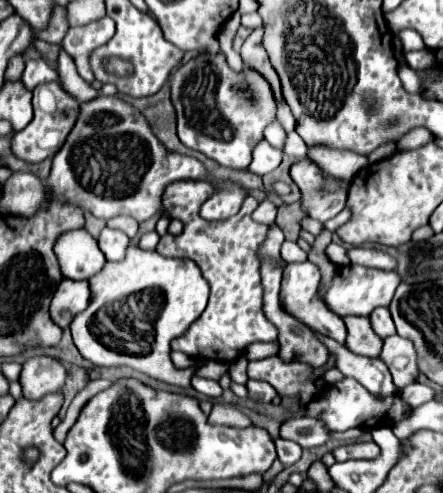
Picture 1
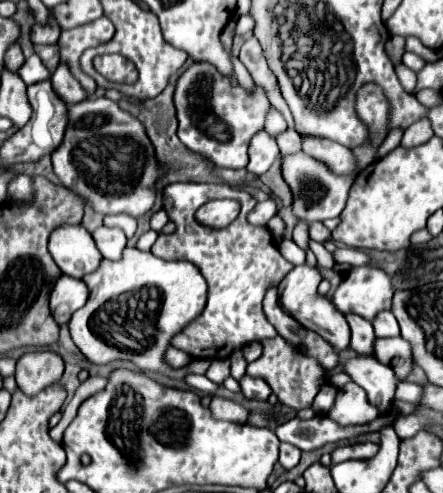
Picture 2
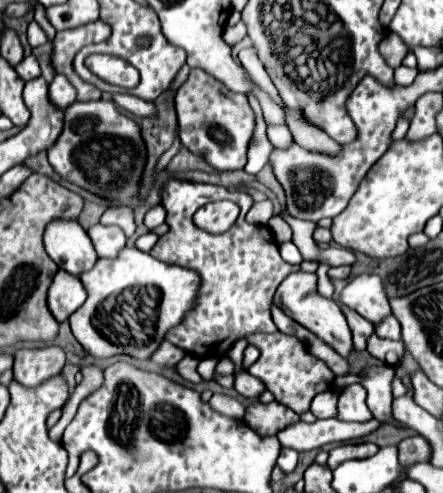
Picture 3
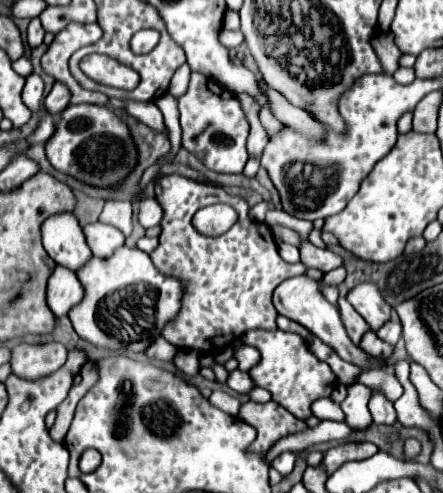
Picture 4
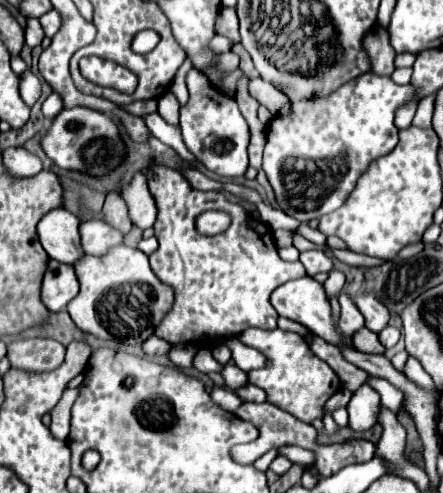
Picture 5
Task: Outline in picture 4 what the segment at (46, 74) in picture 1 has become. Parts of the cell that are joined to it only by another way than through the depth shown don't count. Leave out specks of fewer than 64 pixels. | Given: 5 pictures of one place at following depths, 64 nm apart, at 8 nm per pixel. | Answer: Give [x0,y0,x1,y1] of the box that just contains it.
[12,56,34,78]

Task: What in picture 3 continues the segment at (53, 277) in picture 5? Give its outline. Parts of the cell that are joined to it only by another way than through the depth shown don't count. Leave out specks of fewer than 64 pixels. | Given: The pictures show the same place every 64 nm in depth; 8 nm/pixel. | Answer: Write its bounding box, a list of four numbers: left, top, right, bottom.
[48,270,86,322]

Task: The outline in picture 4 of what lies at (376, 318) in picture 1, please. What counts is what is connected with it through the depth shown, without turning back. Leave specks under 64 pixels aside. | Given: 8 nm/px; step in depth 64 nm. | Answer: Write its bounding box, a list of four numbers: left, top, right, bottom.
[376,320,402,344]

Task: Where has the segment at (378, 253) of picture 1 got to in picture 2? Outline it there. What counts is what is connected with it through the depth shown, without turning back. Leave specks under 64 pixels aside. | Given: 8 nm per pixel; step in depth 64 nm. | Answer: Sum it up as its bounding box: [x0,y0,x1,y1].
[334,246,370,266]

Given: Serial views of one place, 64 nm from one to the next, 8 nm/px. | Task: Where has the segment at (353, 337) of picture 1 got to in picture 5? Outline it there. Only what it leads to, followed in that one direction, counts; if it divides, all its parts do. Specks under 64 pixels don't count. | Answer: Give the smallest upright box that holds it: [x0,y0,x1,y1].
[338,292,364,338]

